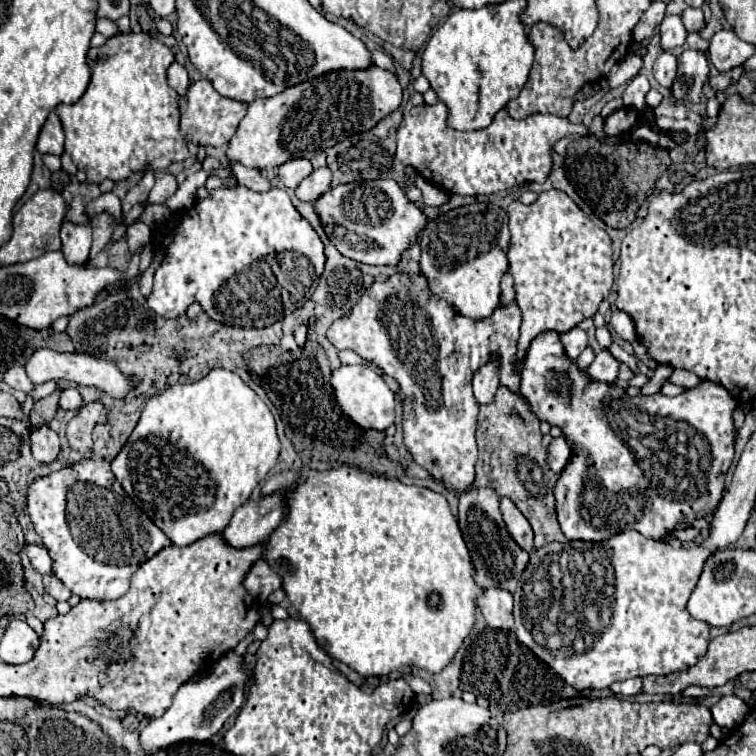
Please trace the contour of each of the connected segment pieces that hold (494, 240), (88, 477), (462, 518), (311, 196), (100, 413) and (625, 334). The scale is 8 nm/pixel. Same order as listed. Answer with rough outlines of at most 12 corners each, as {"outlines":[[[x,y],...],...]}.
{"outlines":[[[479,201],[429,221],[421,275],[487,319],[509,269],[507,213]],[[107,461],[33,481],[53,573],[117,599],[171,539]],[[489,489],[459,497],[479,587],[513,591],[529,561]],[[327,167],[315,169],[295,189],[305,203],[317,201],[331,185]],[[91,401],[77,413],[87,423],[107,423],[107,407]],[[615,309],[611,327],[627,343],[637,339],[633,319]]]}

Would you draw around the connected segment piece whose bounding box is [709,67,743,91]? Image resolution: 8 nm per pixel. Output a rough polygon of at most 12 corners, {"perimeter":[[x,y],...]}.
{"perimeter":[[743,67],[719,73],[709,79],[715,91],[725,91],[729,85],[735,85]]}

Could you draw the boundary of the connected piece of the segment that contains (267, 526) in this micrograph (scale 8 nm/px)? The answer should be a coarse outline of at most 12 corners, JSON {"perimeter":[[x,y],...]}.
{"perimeter":[[283,491],[243,503],[221,533],[235,549],[269,537],[285,517]]}

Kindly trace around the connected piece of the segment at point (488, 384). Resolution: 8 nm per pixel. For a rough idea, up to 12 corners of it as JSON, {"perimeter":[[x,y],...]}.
{"perimeter":[[491,355],[473,375],[473,393],[489,403],[499,383],[499,357]]}

